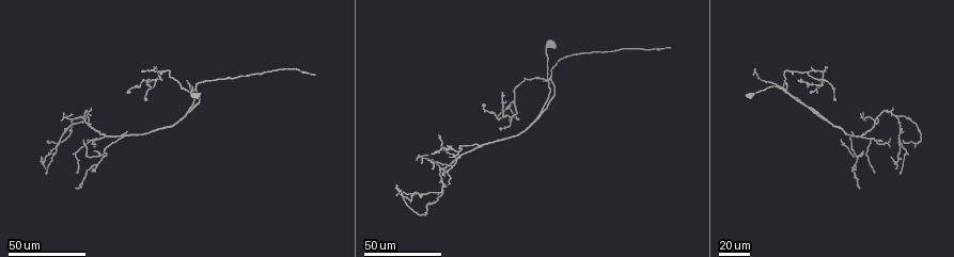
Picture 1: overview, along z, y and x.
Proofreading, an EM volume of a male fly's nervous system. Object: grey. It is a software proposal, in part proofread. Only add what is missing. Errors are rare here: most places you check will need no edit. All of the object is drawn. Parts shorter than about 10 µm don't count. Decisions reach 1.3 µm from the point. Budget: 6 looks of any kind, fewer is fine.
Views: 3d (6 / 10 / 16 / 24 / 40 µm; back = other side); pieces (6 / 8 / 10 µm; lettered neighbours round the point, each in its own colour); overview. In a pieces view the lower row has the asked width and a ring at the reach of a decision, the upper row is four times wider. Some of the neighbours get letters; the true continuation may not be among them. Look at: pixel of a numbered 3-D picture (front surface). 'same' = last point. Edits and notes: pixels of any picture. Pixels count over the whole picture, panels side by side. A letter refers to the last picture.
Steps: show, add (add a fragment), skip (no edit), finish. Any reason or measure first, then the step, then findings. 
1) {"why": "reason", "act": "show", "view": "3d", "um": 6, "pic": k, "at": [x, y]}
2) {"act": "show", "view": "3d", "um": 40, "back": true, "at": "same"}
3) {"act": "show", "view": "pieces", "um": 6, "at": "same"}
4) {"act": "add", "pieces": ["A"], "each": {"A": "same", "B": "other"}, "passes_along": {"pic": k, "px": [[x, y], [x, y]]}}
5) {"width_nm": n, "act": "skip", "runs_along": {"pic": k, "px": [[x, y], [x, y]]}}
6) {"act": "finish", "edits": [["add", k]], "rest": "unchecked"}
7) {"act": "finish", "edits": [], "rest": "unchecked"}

{"act": "show", "view": "3d", "um": 24, "pic": 1, "at": [752, 75]}

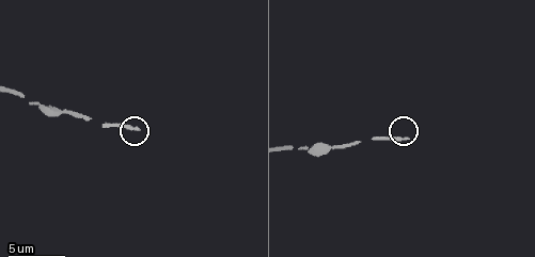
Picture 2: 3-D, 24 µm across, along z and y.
{"act": "show", "view": "pieces", "um": 8, "pic": 2, "at": [136, 129]}

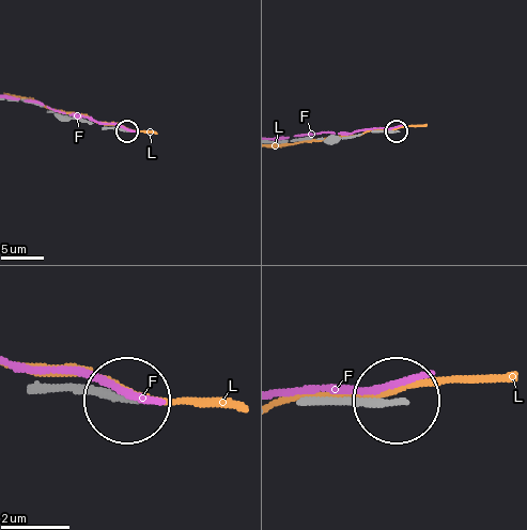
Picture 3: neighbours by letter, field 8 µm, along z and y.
{"act": "skip", "each": {"F": "other", "L": "other"}, "found": "no lettered fragment goes on from it"}

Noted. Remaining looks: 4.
{"why": "an open end", "act": "show", "view": "3d", "um": 24, "pic": 1, "at": [811, 93]}

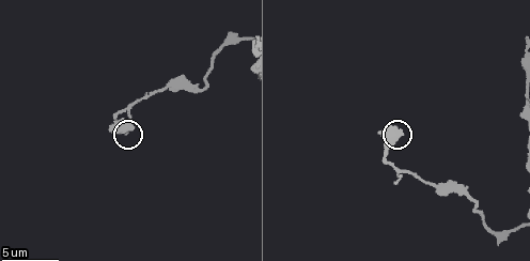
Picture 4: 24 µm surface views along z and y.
{"act": "show", "view": "pieces", "um": 8, "pic": 4, "at": [391, 129]}

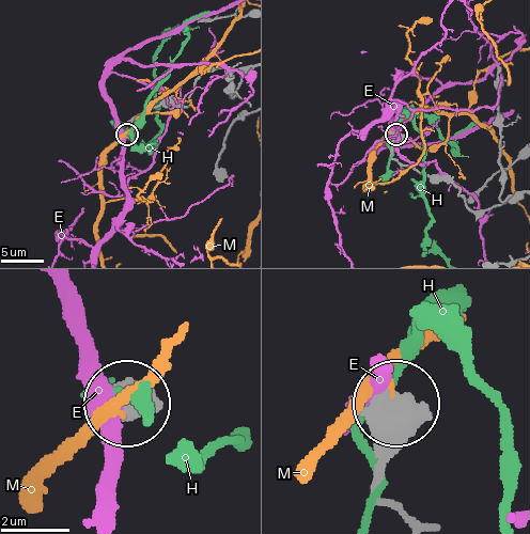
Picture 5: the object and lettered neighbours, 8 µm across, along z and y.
{"act": "skip", "each": {"E": "other", "H": "other", "M": "other"}, "runs_along": {"pic": 5, "px": [[403, 519], [377, 485], [391, 402]]}, "found": "no lettered fragment goes on from it"}

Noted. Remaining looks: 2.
{"why": "branch stops here", "act": "show", "view": "3d", "um": 24, "pic": 1, "at": [46, 174]}

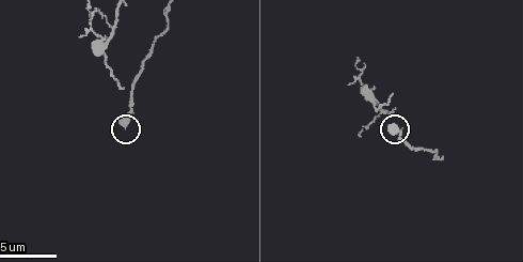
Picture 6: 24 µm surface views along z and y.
{"act": "show", "view": "pieces", "um": 6, "pic": 6, "at": [394, 125]}

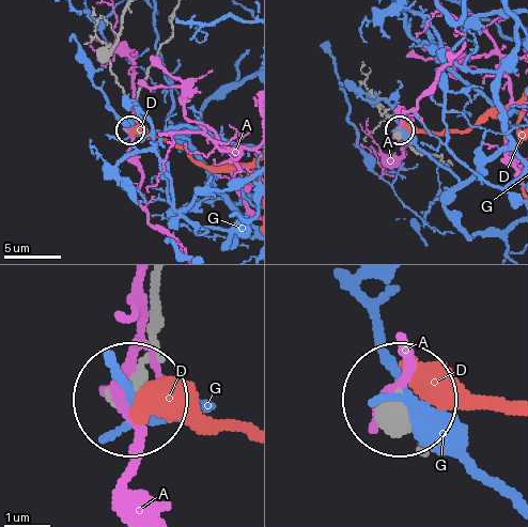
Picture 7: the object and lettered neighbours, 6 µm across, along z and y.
{"act": "skip", "each": {"A": "other", "D": "other", "G": "other"}, "runs_along": {"pic": 7, "px": [[450, 164], [440, 160], [440, 154], [409, 146], [401, 129]]}, "found": "no lettered fragment goes on from it"}

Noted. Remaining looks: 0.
{"act": "finish", "edits": [], "rest": "unchecked"}

